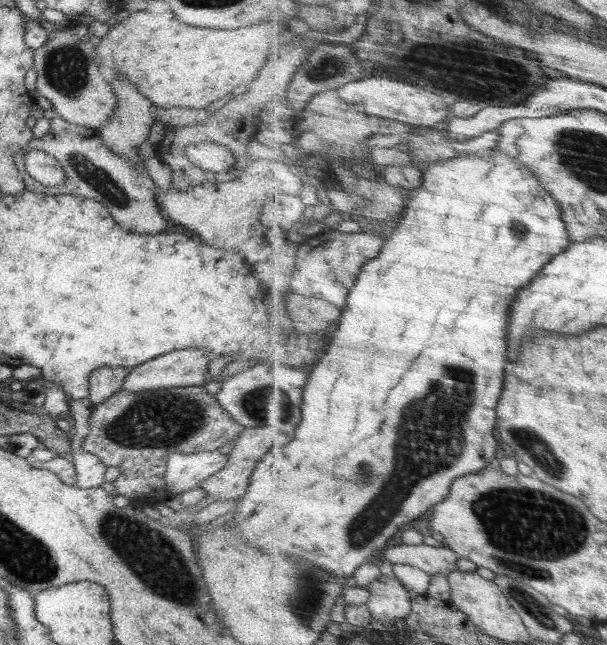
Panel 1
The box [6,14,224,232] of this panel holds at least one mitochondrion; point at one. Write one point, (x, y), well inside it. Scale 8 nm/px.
(66, 68)

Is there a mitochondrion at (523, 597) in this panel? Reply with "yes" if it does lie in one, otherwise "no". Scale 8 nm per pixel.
yes

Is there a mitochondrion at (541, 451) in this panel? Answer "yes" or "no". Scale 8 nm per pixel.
yes

